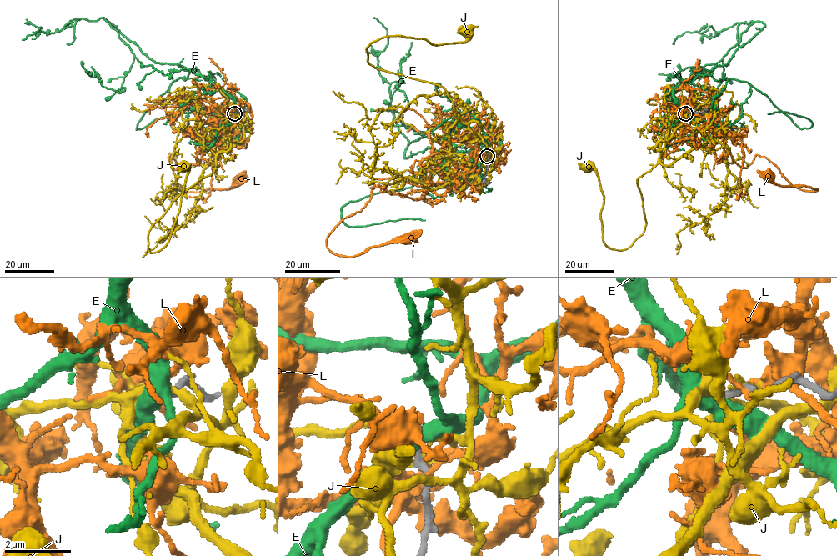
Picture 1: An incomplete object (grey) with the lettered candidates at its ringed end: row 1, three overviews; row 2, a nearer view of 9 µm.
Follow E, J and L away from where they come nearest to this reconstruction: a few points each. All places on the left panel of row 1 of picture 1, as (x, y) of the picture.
E: (233, 113), (233, 99), (196, 68), (155, 62), (104, 18), (133, 54), (125, 89), (108, 89), (87, 71)
J: (233, 112), (213, 172), (151, 226), (148, 251), (168, 242), (184, 164)
L: (237, 112), (232, 107), (207, 161), (174, 169), (169, 157), (177, 170), (173, 193), (234, 187), (240, 180)

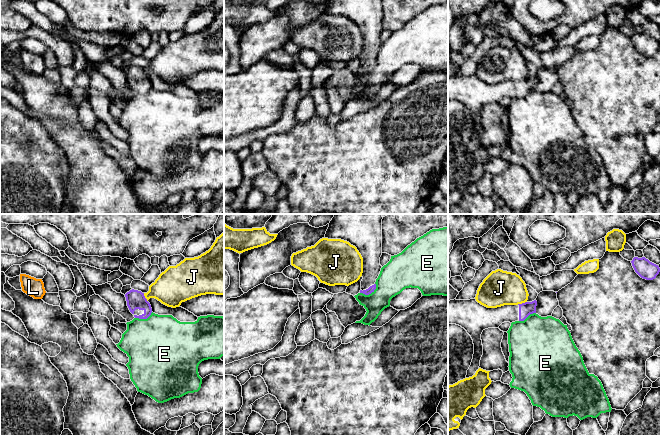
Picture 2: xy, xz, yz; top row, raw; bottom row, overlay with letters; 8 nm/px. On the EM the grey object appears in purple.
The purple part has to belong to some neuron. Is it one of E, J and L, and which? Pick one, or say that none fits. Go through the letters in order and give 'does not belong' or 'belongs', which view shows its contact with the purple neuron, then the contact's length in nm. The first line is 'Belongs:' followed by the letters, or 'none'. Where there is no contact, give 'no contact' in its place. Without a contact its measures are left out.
Belongs: none
E: does not belong | xz | 150 nm
J: does not belong | yz | 80 nm
L: does not belong | no contact

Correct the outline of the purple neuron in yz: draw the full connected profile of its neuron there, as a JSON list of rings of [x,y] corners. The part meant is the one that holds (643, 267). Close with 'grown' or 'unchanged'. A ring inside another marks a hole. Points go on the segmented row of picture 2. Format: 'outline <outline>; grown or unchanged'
outline [[[634,257],[631,261],[635,272],[643,279],[653,280],[660,272],[658,265],[650,262],[645,257]]]; unchanged

